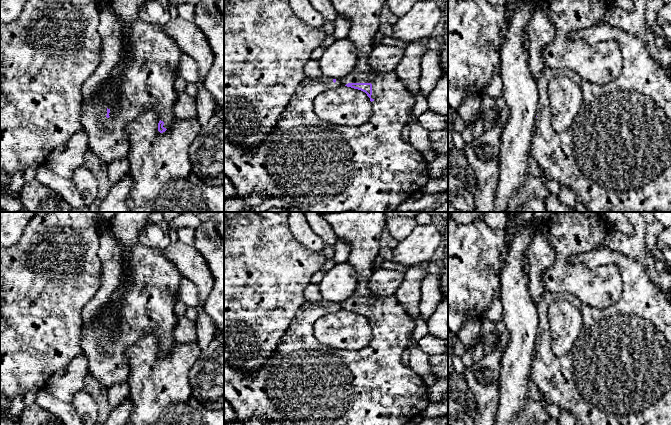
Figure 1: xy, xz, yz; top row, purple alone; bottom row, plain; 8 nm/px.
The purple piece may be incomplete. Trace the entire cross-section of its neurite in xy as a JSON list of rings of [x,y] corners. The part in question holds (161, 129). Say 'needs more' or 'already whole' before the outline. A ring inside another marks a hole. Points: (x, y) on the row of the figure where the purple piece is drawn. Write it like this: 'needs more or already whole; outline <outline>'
needs more; outline [[[136,19],[129,29],[131,39],[131,60],[124,66],[123,79],[120,82],[120,103],[112,110],[106,109],[100,96],[106,87],[107,80],[103,81],[97,97],[91,104],[82,103],[81,125],[88,135],[88,148],[104,163],[110,164],[114,160],[127,157],[129,142],[125,129],[128,123],[138,115],[154,111],[159,117],[158,131],[165,132],[177,119],[173,106],[178,93],[174,84],[178,76],[177,67],[183,53],[177,43],[168,36],[159,24],[148,23]]]

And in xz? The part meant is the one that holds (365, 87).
needs more; outline [[[386,0],[330,1],[339,15],[344,15],[350,20],[350,30],[346,38],[352,42],[357,49],[357,62],[354,69],[347,76],[339,79],[331,79],[324,76],[306,77],[296,88],[290,102],[281,114],[281,117],[272,132],[255,148],[246,149],[245,147],[240,147],[230,141],[224,140],[224,176],[231,180],[237,191],[237,195],[240,197],[245,197],[252,193],[264,193],[270,197],[280,199],[290,206],[301,208],[304,212],[395,212],[401,203],[411,198],[415,192],[423,190],[426,183],[430,180],[428,162],[424,159],[422,154],[409,143],[409,140],[404,138],[403,135],[403,130],[409,122],[410,112],[416,103],[416,94],[407,89],[394,71],[376,72],[368,64],[369,53],[373,48],[373,38],[378,32],[379,24],[381,22],[381,11],[386,4]],[[339,86],[347,86],[361,90],[370,98],[372,103],[372,115],[366,123],[357,127],[339,126],[323,121],[315,114],[313,105],[315,98],[322,92]]]

